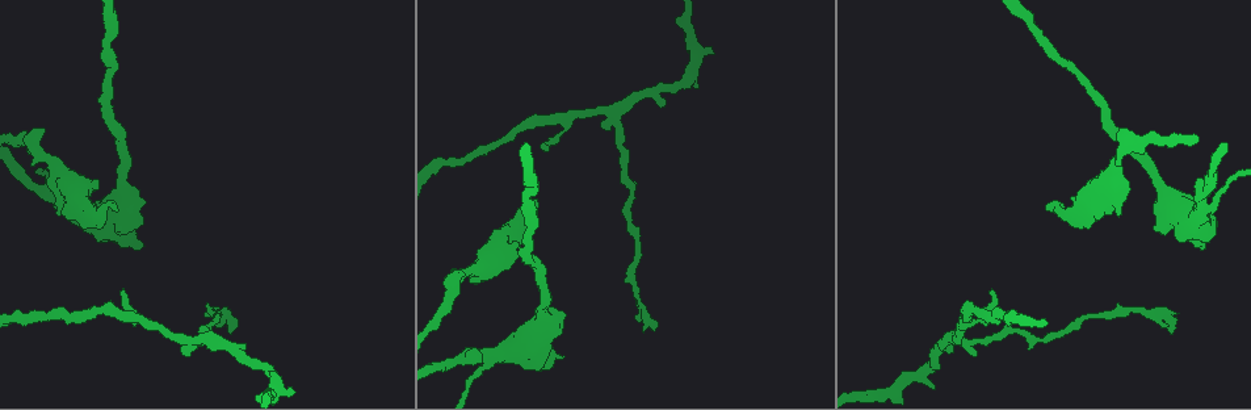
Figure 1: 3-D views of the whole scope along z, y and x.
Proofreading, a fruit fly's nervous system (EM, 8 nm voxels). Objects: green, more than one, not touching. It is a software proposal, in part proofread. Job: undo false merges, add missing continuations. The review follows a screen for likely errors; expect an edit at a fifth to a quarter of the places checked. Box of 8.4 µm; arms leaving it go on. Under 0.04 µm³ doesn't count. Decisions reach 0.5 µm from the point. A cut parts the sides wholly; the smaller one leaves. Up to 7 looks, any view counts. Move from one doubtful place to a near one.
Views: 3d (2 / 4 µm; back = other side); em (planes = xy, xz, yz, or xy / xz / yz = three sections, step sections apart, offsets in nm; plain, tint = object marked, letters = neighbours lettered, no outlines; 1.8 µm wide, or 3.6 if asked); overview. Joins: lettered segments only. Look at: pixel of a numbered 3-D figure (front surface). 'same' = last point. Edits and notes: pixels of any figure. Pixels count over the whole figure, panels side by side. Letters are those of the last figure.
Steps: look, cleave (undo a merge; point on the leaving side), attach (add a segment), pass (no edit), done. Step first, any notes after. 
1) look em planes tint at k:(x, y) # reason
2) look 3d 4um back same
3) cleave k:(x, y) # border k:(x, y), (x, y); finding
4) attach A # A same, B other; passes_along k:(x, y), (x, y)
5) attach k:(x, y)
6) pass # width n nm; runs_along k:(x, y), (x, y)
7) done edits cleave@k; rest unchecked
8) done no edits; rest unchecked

look 3d 4um at 1:(1047, 208) # free end

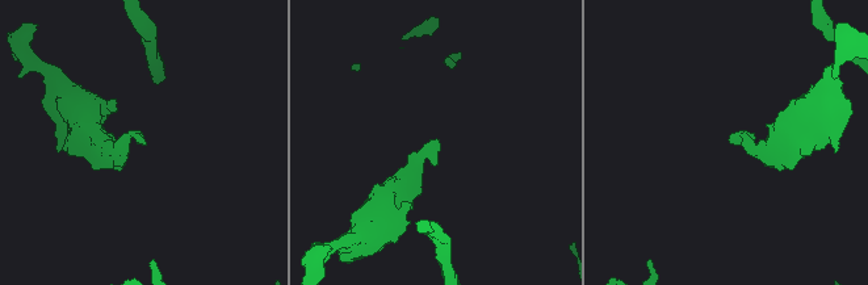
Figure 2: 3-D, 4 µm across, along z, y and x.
look em planes letters at 2:(145, 140)

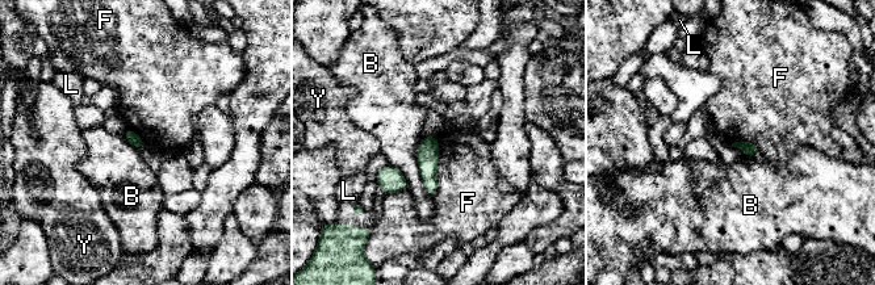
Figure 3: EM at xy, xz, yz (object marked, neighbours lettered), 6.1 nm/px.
pass # B other, F other, L other, Y other; border 3:(438, 137), (436, 193), (432, 197); none of them fits

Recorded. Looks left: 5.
look 3d 4um at 1:(561, 357) # branch stops here

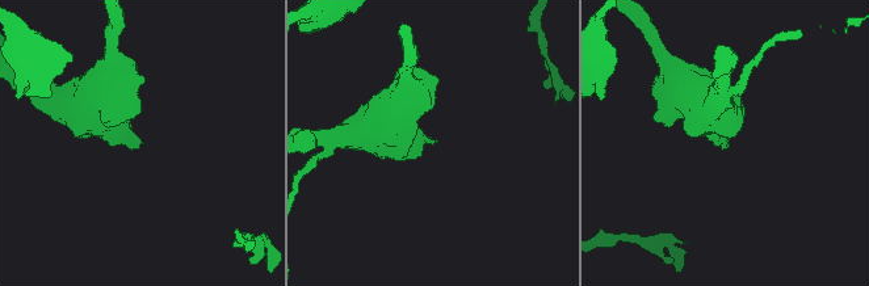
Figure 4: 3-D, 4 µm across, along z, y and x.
look em 3.6um planes letters at 4:(726, 144)

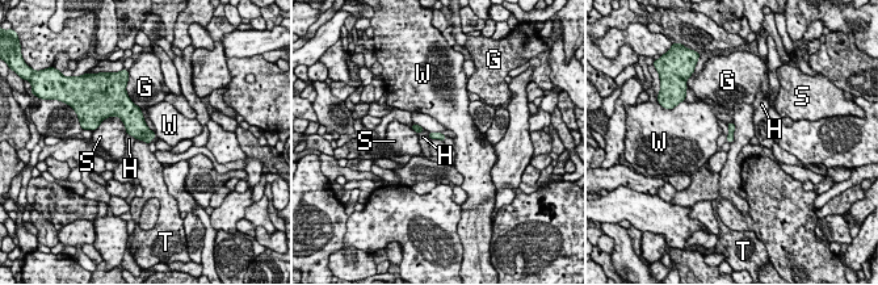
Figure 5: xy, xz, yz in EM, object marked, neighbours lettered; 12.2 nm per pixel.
pass # G other, H other, S other, T other, W other; border 5:(732, 122), (734, 131), (730, 143); none of them fits

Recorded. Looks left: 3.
look em yz step 4 letters at 1:(1173, 333) # tapers out

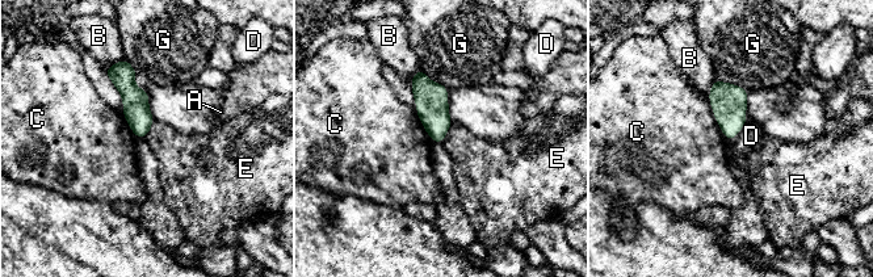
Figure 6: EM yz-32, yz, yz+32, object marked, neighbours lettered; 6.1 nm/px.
look em planes letters same # cut it another way

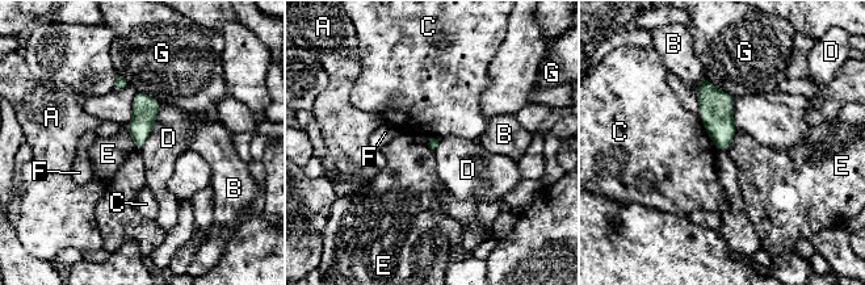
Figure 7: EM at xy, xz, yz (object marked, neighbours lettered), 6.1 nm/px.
pass # A other, B other, C other, D other, E other, F other, G other; border 7:(125, 125), (138, 150); no lettered segment goes on from it

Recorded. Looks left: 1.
done no edits; rest unchecked

